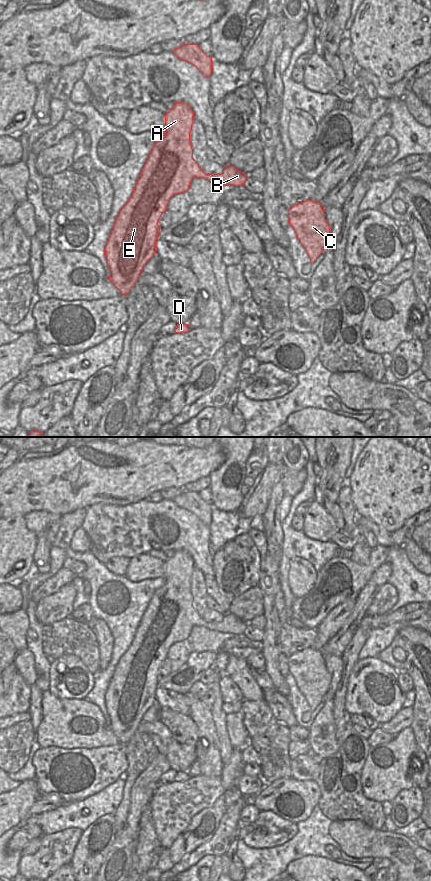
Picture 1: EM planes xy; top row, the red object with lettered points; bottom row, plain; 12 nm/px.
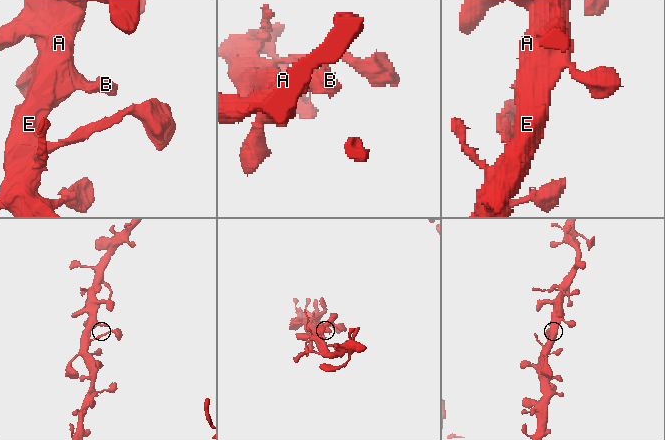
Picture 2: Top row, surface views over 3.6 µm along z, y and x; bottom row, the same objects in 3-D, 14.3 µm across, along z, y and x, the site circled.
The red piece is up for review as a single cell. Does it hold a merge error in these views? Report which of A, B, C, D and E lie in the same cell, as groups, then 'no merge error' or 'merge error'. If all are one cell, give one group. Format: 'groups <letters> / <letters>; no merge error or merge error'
groups A B C D E; no merge error

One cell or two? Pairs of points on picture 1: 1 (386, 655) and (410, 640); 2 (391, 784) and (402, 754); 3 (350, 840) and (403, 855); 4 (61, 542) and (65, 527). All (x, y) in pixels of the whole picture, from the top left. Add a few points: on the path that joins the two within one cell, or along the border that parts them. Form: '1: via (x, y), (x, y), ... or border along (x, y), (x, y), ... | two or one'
1: via (390, 648), (403, 640) | one
2: via (391, 777), (391, 769), (399, 761) | one
3: via (363, 841), (390, 845) | one
4: via (63, 538), (65, 531) | one

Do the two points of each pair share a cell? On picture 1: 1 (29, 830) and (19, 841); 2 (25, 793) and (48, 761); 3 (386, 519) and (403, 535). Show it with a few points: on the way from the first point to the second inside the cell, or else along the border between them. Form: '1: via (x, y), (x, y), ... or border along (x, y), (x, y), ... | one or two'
1: via (26, 833), (21, 838) | one
2: border along (34, 779), (41, 792) | two
3: border along (415, 514), (400, 528), (390, 533) | two

